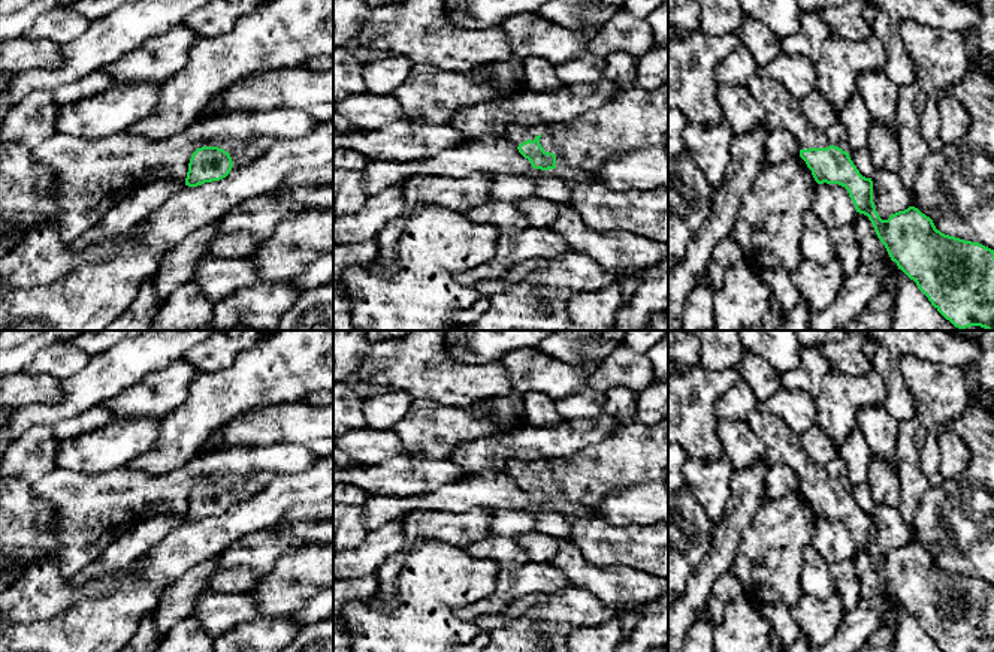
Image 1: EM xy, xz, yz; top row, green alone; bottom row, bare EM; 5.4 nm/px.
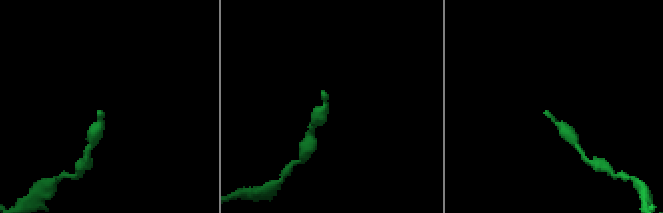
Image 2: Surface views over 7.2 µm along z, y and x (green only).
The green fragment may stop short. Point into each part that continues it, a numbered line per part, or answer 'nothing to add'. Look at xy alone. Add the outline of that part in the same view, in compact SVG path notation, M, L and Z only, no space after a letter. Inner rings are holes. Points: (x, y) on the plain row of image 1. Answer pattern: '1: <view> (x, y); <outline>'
1: xy (241, 488); M251 471L245 477L221 477L218 483L230 489L233 499L242 501L262 492L274 476L271 471Z

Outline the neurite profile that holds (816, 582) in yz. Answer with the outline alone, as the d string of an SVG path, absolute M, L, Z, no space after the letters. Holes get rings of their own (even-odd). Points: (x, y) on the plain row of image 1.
M810 543L804 552L806 565L801 573L801 586L806 595L827 600L836 594L836 586L830 574L830 564L821 552Z

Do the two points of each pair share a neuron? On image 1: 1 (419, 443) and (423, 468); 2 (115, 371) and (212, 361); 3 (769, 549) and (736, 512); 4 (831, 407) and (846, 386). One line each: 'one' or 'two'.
1: two
2: two
3: two
4: one

